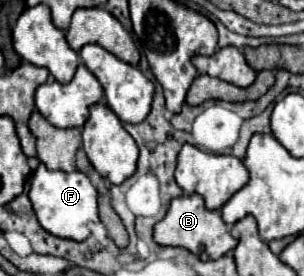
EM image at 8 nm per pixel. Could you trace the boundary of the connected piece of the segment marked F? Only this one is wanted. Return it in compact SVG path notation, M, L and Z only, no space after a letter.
M39 164L31 176L29 200L33 204L39 224L47 232L51 232L53 236L59 236L59 238L69 238L69 240L81 242L91 234L89 224L99 222L97 190L91 184L91 180L79 170L67 174L61 170L47 170L43 164Z

